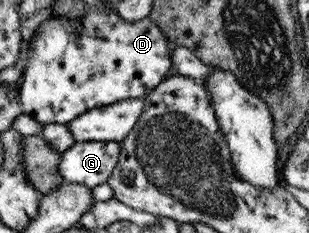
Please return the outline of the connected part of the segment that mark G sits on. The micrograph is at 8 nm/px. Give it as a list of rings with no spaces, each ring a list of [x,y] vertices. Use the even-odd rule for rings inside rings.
[[[116,141],[75,142],[62,154],[60,172],[64,182],[94,188],[107,183],[118,164],[122,146]]]

